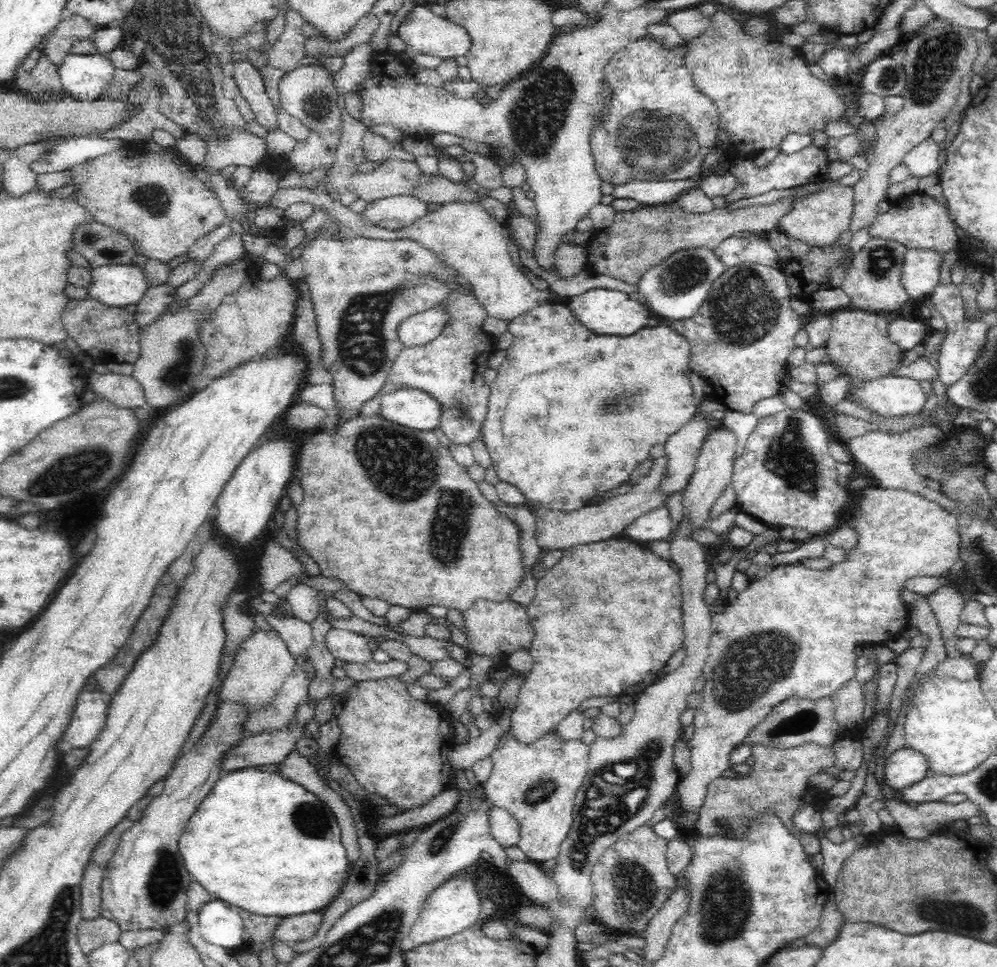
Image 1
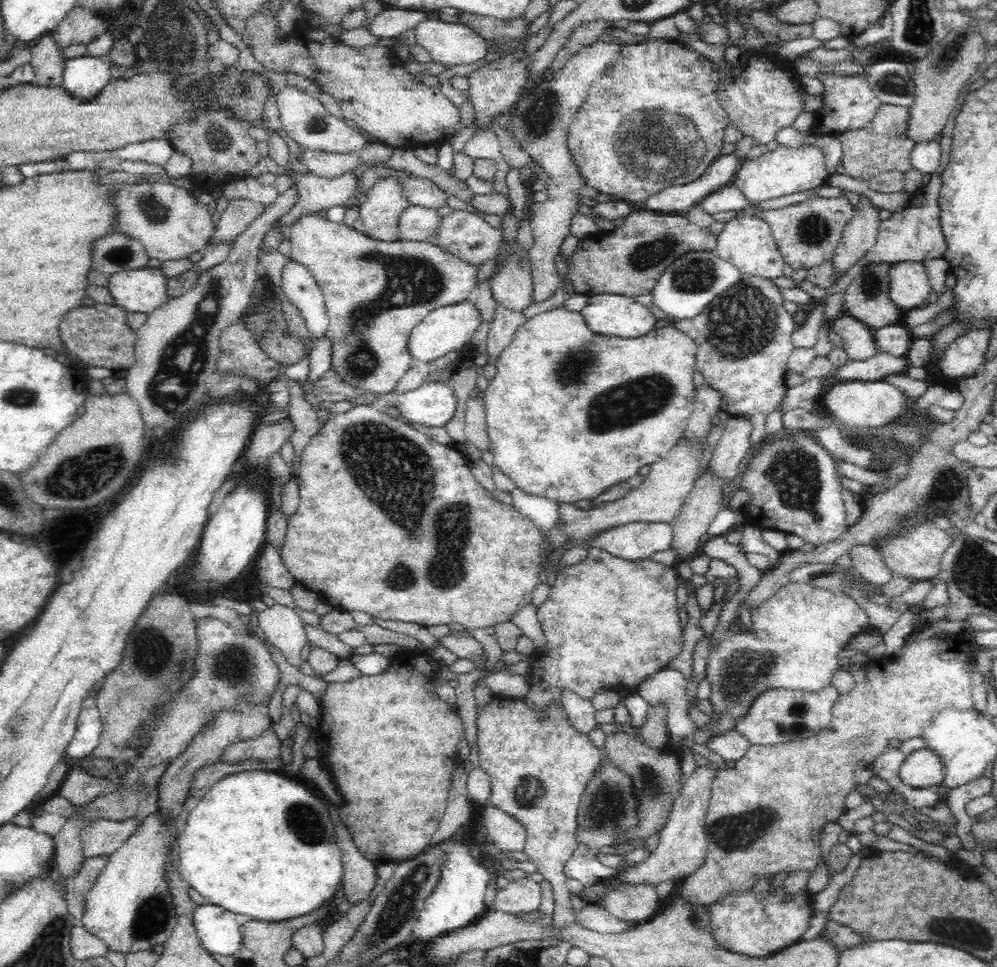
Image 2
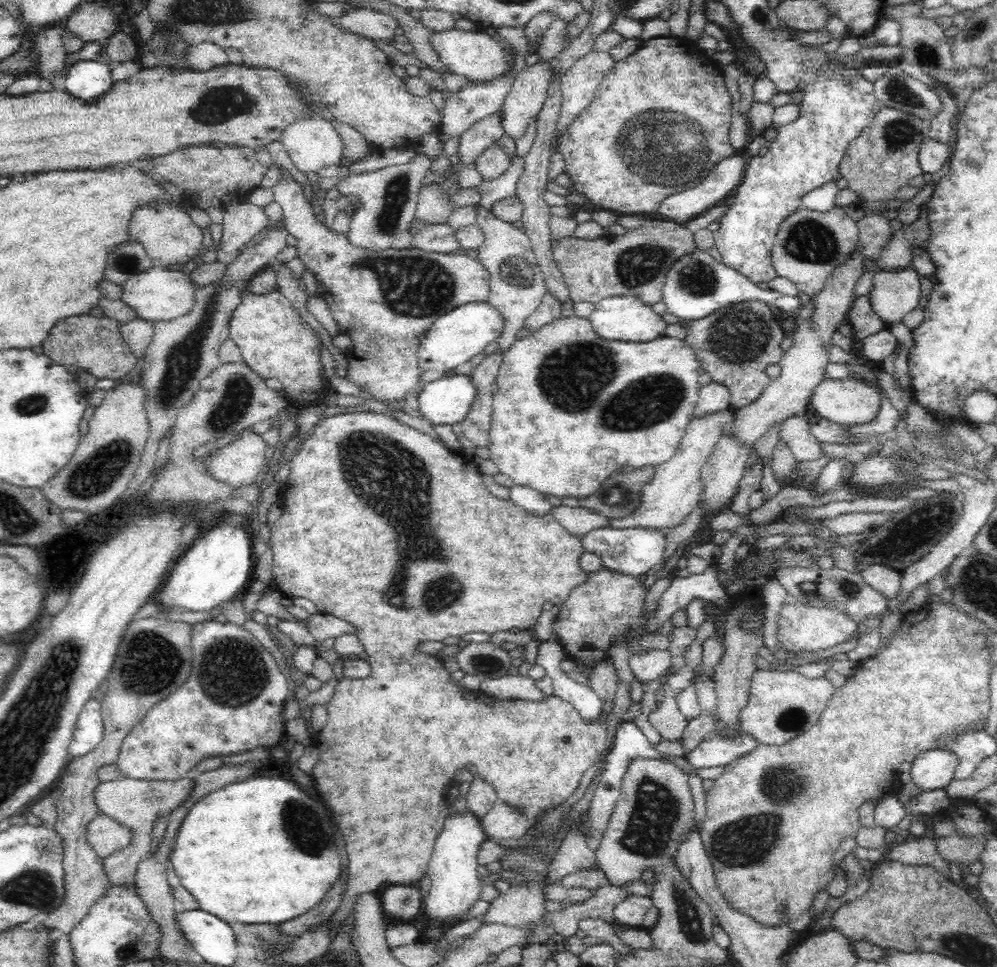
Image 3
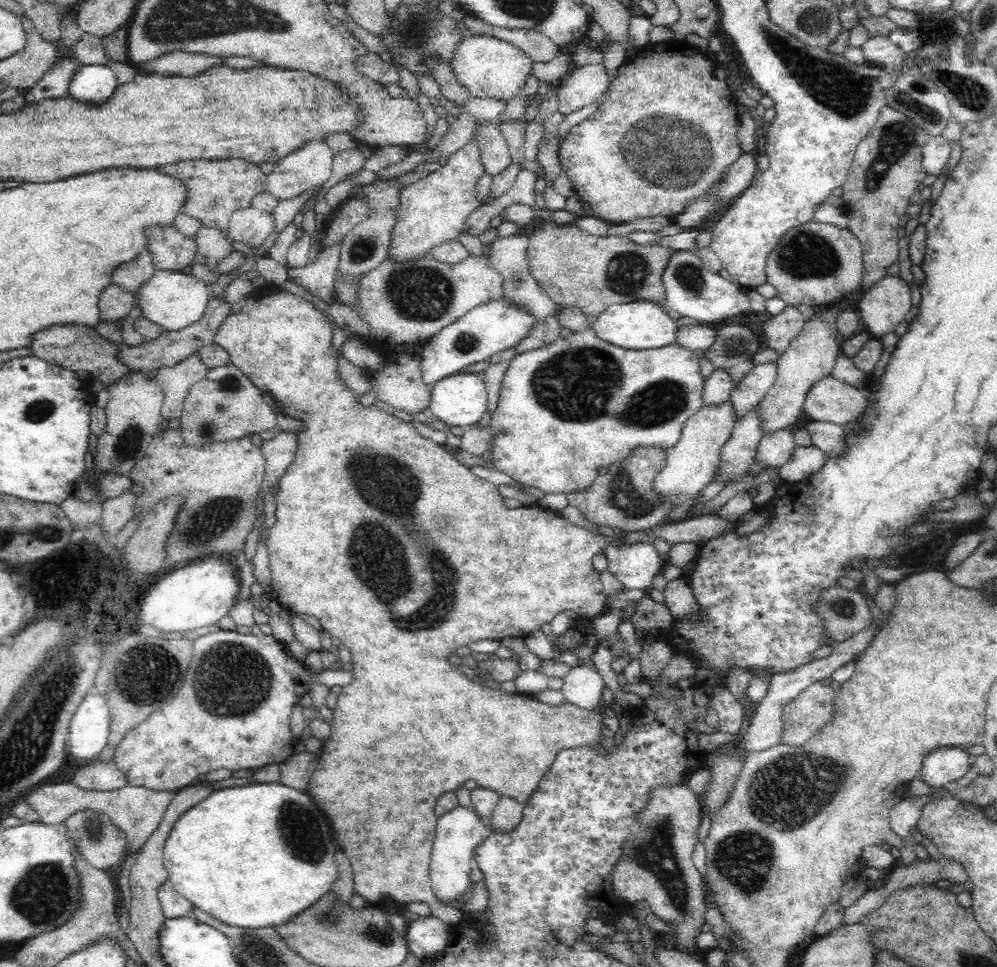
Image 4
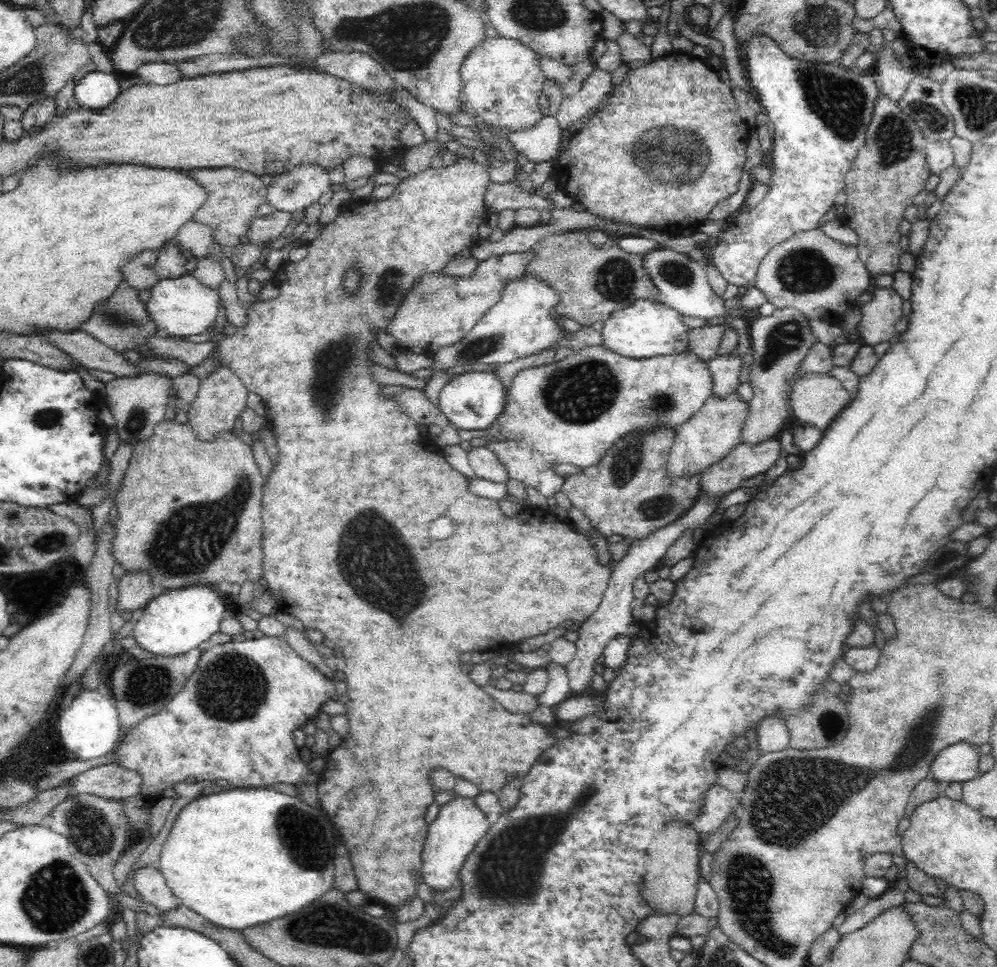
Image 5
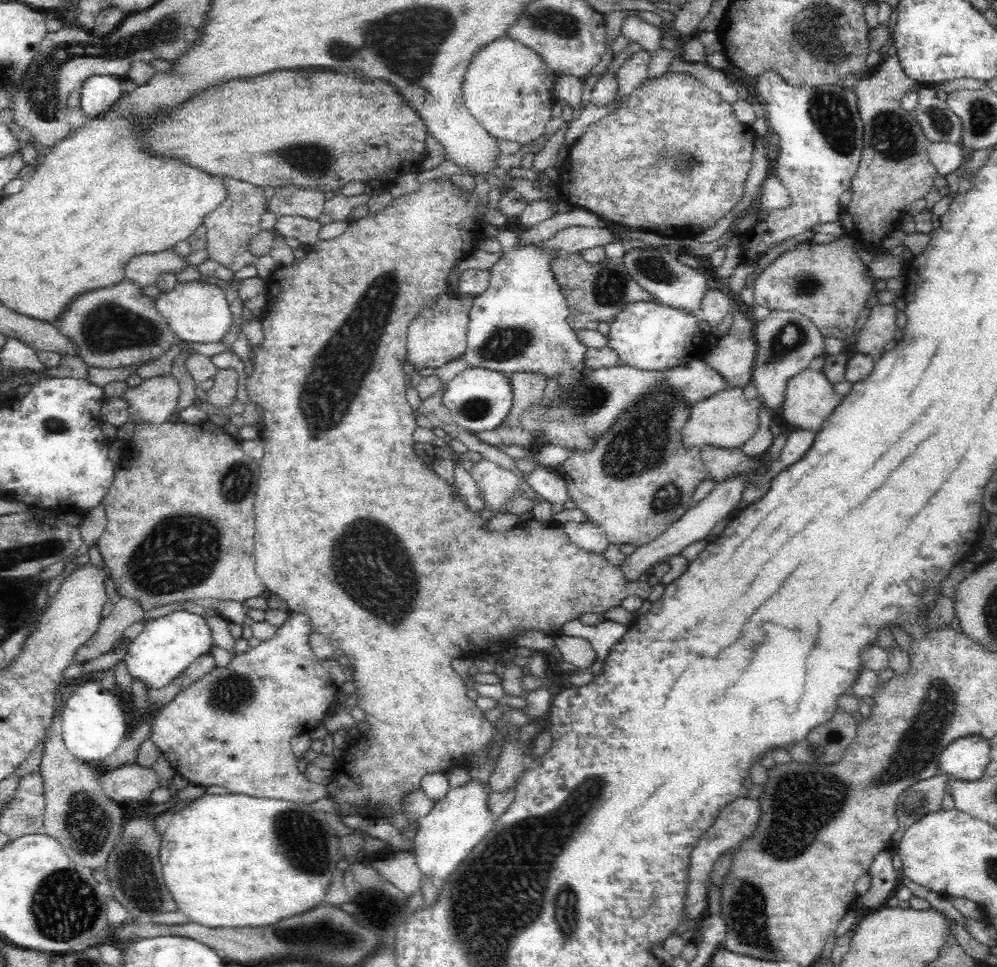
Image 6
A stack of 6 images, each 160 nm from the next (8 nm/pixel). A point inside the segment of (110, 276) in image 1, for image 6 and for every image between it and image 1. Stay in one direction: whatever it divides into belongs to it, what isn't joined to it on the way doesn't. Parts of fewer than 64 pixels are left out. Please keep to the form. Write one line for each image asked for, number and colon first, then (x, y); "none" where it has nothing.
2: (140, 290)
3: (157, 293)
4: (173, 300)
5: (183, 306)
6: (196, 311)

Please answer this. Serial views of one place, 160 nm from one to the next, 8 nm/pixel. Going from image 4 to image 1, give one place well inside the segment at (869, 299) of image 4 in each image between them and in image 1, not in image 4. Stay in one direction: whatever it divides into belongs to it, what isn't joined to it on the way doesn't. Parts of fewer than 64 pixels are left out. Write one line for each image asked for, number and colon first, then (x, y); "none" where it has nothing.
1: (921, 270)
2: (909, 286)
3: (895, 293)

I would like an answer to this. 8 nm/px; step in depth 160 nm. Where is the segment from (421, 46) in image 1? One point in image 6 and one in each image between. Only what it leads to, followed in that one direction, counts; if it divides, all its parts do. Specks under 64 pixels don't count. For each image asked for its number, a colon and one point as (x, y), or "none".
2: (452, 44)
3: (475, 55)
4: (487, 66)
5: (502, 81)
6: (507, 88)

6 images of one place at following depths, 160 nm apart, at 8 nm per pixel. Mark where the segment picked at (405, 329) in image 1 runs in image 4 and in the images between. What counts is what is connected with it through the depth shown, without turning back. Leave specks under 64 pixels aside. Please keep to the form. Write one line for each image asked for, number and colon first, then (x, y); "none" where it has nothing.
2: (444, 328)
3: (455, 337)
4: (480, 332)

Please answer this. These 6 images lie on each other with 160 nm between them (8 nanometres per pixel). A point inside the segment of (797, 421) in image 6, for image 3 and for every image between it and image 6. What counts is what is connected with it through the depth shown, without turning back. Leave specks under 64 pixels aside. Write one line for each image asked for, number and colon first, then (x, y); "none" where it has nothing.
3: (849, 402)
4: (830, 400)
5: (817, 400)

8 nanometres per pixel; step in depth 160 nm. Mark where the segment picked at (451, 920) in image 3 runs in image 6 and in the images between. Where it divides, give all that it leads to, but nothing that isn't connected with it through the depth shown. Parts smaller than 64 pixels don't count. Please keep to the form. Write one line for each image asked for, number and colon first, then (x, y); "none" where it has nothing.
4: (458, 833)
5: (452, 837)
6: (452, 829)

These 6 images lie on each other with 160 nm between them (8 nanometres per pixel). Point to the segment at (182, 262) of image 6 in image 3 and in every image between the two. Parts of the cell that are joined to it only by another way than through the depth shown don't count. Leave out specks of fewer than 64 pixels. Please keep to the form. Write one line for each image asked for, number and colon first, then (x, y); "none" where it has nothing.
3: (123, 260)
4: (128, 275)
5: (139, 273)

